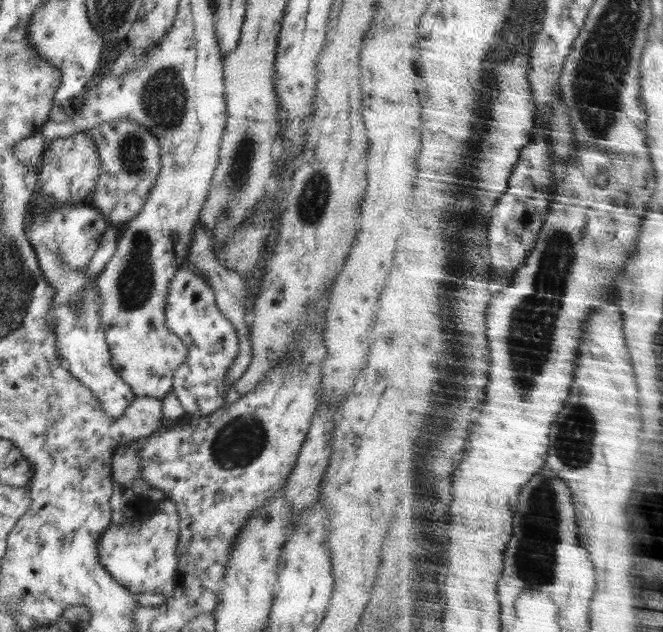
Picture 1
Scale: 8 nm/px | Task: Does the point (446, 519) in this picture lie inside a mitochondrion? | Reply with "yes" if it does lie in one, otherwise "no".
no

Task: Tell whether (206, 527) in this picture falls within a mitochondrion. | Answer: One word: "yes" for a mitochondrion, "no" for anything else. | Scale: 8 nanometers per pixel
no

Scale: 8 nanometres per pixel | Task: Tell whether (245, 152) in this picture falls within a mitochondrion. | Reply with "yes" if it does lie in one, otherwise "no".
yes

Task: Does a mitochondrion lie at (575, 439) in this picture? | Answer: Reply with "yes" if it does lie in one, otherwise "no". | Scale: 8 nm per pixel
yes

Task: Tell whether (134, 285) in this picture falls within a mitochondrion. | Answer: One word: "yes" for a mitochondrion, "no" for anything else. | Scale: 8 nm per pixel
yes

